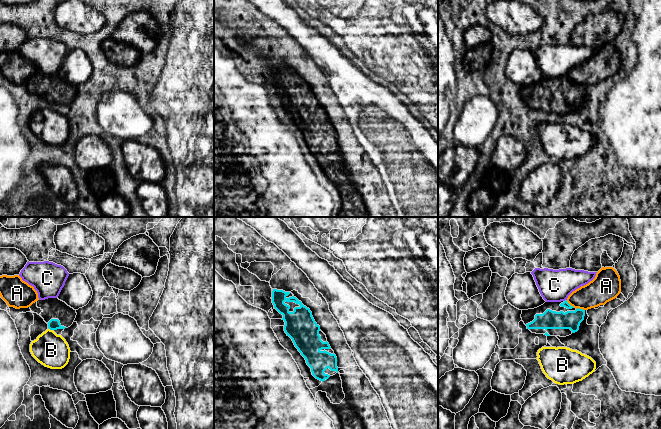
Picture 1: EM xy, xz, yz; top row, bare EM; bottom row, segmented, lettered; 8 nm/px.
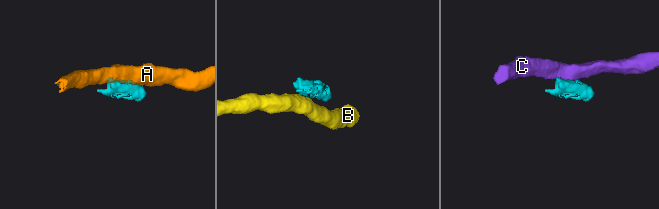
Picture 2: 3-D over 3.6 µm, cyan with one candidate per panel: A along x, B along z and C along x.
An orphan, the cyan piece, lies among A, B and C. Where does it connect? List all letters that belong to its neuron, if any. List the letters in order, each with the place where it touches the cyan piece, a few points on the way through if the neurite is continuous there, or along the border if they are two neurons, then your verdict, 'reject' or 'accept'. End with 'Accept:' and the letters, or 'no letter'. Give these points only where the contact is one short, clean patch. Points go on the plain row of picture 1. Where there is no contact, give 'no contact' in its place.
A: contact yz (569, 80); reject
B: contact xy (51, 105); border xy (49, 104), (52, 106); reject
C: contact yz (565, 76); border yz (566, 75), (564, 77); reject
Accept: no letter

